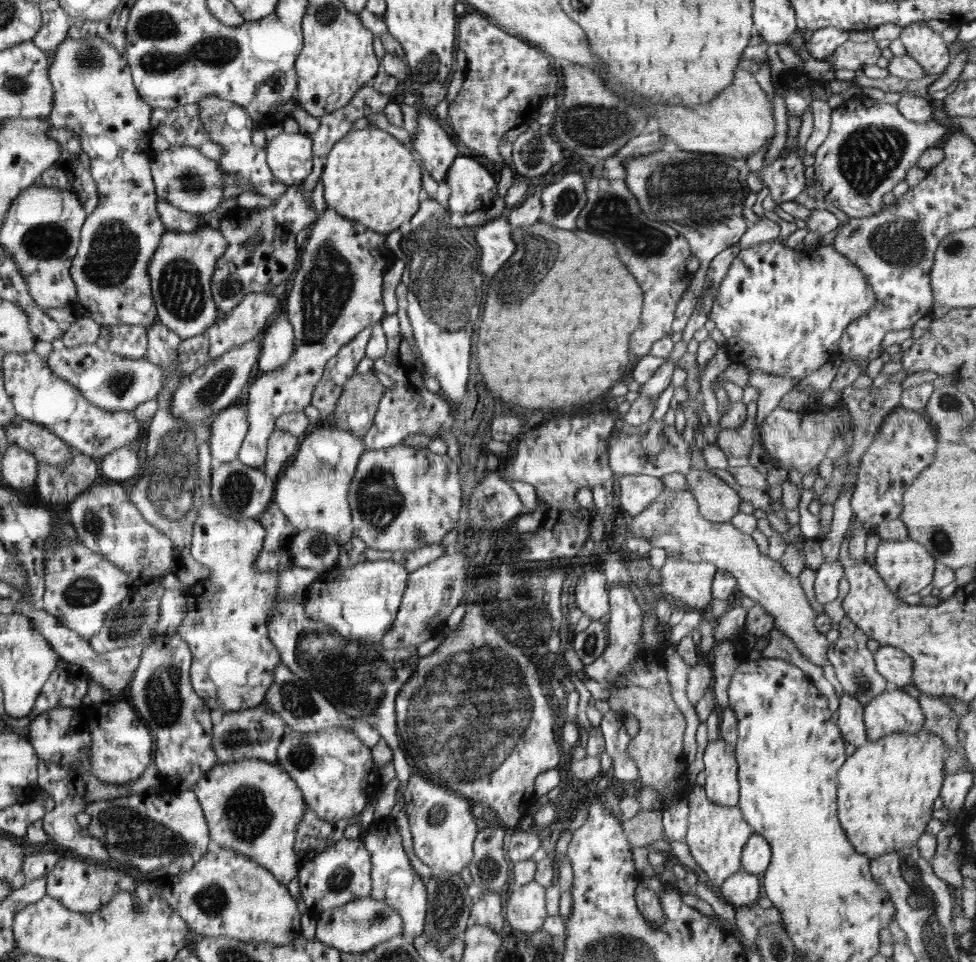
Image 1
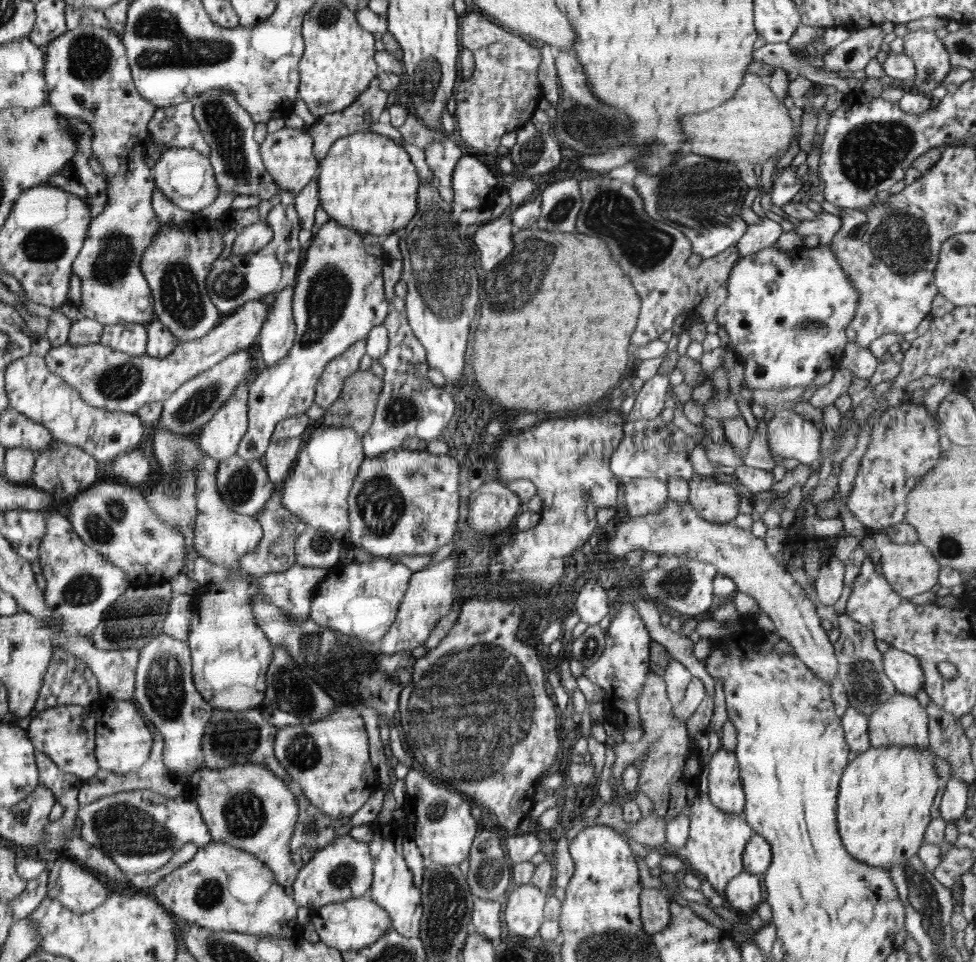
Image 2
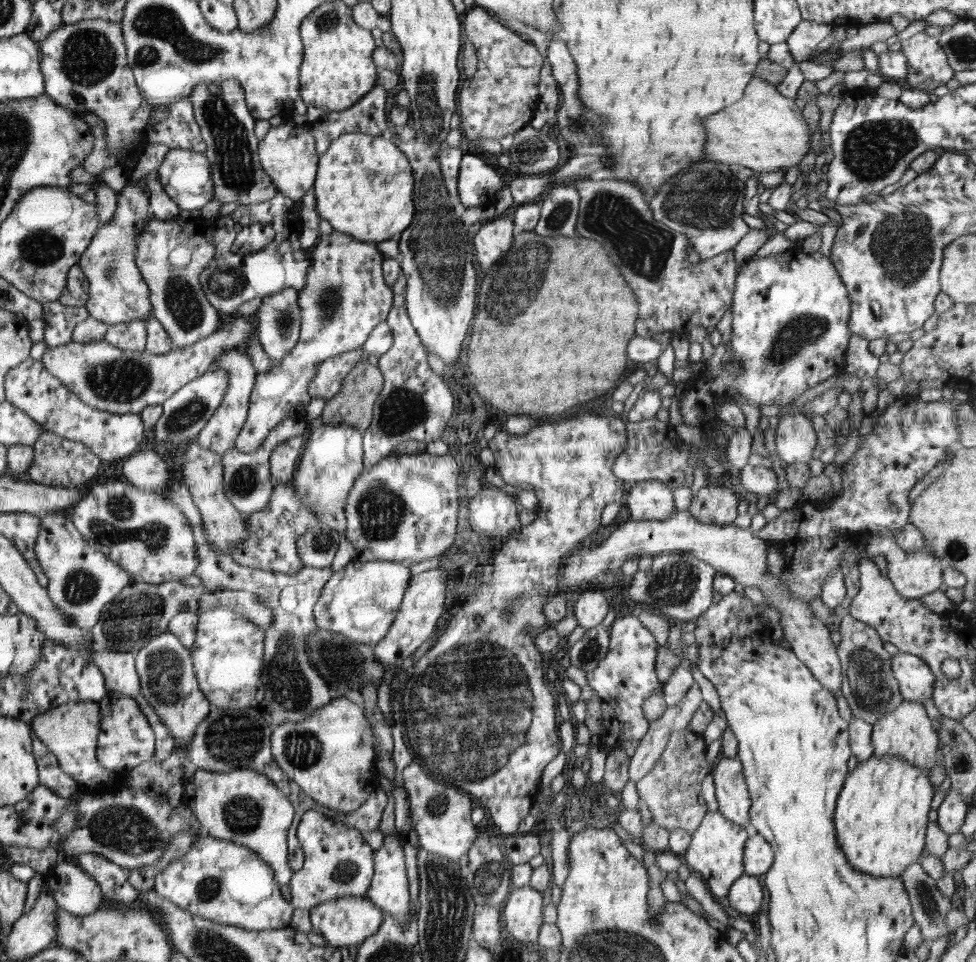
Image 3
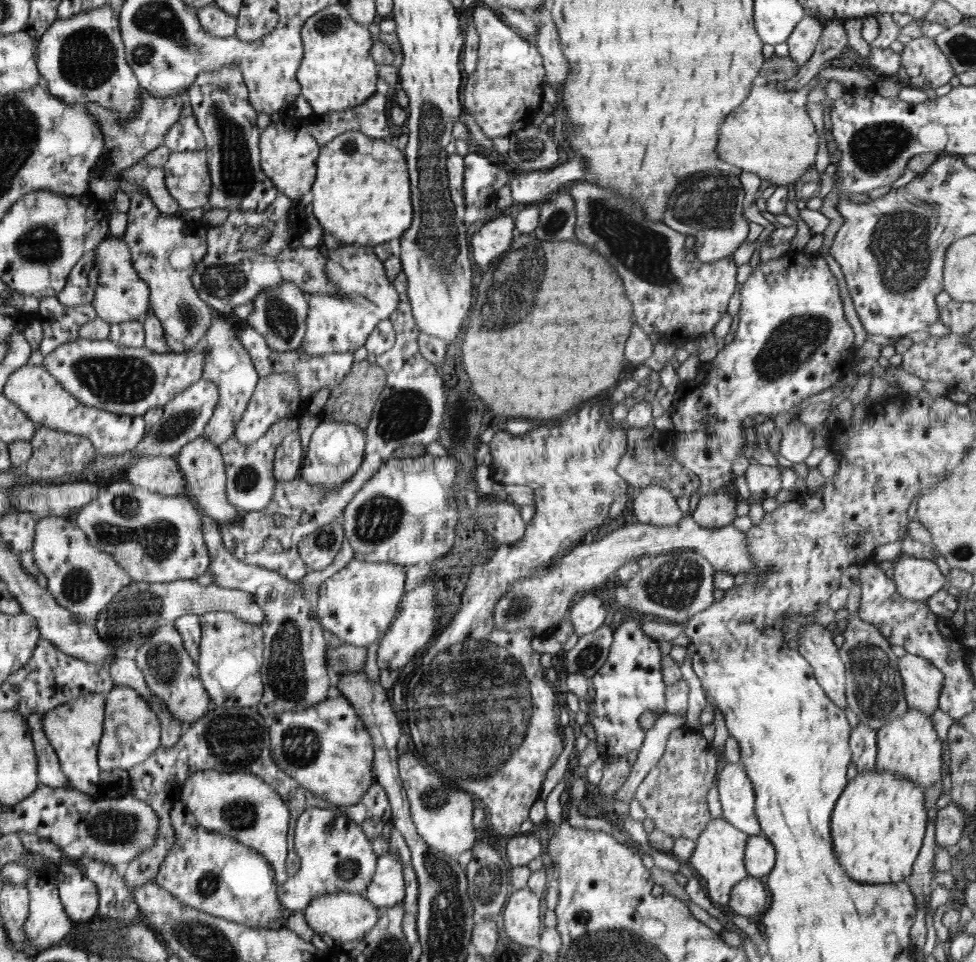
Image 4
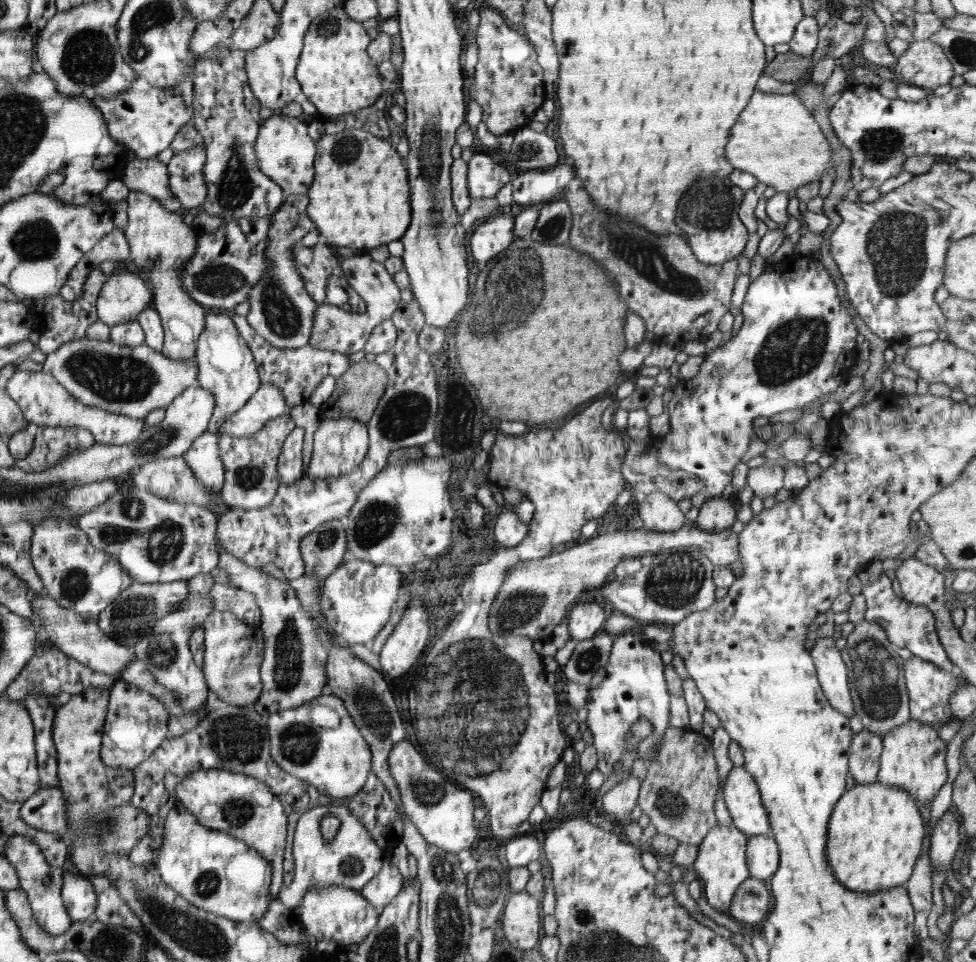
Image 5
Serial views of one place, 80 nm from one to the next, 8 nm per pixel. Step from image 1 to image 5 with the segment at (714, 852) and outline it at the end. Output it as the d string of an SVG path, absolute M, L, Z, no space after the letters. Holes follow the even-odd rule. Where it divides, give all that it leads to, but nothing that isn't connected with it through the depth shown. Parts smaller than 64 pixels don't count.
M714 826L706 838L697 846L693 867L703 885L703 894L708 904L720 913L729 910L737 886L749 877L749 868L745 855L749 837L732 826Z

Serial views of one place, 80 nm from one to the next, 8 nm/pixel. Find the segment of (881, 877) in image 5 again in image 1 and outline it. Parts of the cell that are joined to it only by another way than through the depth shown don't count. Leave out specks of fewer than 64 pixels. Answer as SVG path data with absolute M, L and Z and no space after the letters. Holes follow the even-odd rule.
M922 728L918 734L894 732L875 741L867 740L866 744L855 748L852 755L847 756L837 773L837 815L845 837L857 853L873 859L894 849L916 844L932 819L934 801L941 796L947 757L945 746L944 739Z

